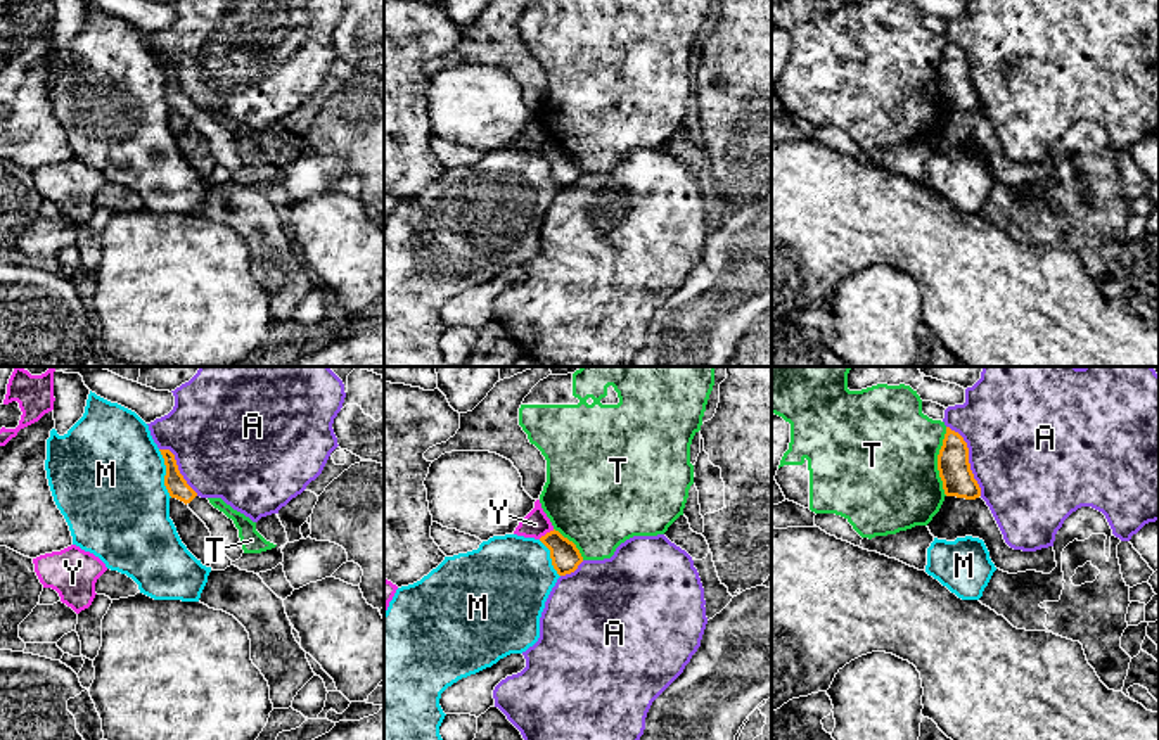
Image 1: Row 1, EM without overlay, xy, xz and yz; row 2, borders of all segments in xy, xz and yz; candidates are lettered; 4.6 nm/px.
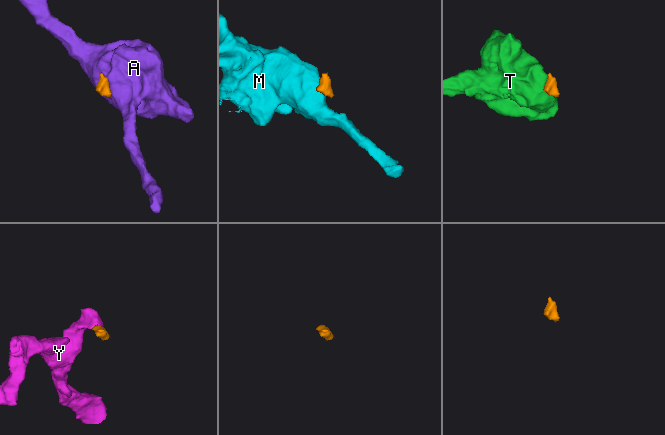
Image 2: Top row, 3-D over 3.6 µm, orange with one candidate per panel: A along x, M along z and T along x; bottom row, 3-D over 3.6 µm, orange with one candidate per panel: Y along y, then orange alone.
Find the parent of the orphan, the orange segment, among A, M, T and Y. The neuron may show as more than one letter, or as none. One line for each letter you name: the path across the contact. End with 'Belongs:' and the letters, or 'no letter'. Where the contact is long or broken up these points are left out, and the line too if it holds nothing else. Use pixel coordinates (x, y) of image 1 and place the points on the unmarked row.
Belongs: no letter

